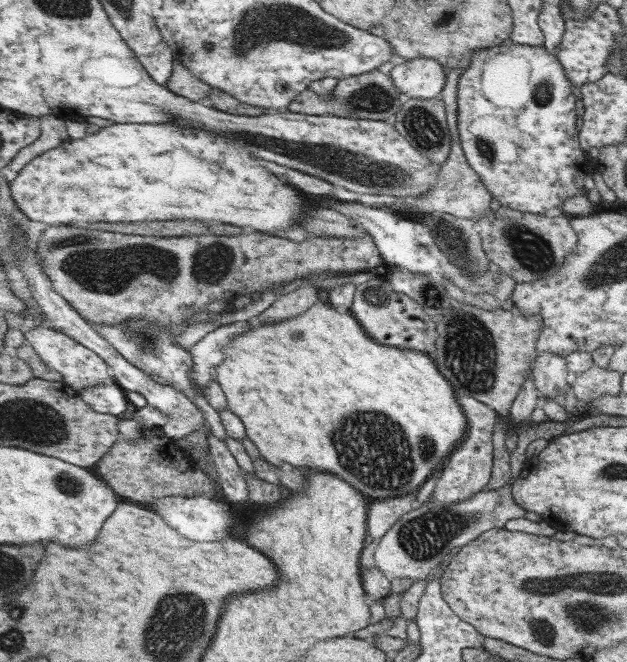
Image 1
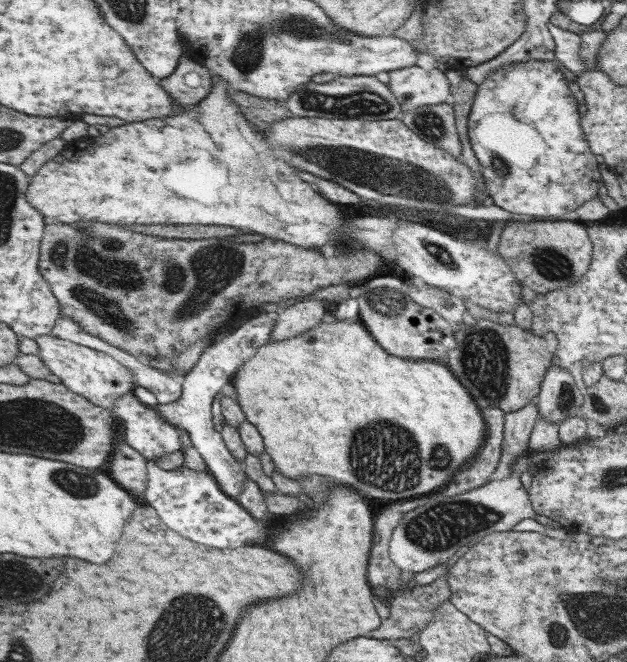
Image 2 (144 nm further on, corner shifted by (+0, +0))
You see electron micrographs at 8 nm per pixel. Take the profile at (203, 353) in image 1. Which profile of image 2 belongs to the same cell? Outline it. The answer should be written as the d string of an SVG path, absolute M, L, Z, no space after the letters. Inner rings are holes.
M261 312L255 318L243 322L241 326L237 326L235 330L227 332L219 340L213 340L201 352L199 362L195 362L195 366L189 372L185 372L185 376L181 376L181 398L173 404L167 404L167 406L159 406L159 404L153 406L153 410L159 414L159 418L163 418L167 424L187 432L189 440L191 440L191 446L199 452L199 456L203 458L203 462L207 466L205 472L209 476L213 476L219 490L225 492L227 498L235 498L239 494L239 490L243 486L245 472L243 472L241 464L233 458L233 454L225 448L225 444L221 440L221 434L213 430L209 404L211 404L213 396L219 394L221 388L229 384L229 380L237 372L237 366L241 366L241 360L251 358L253 352L255 352L255 346L261 346L267 340L271 340L271 330L273 330L273 314Z

